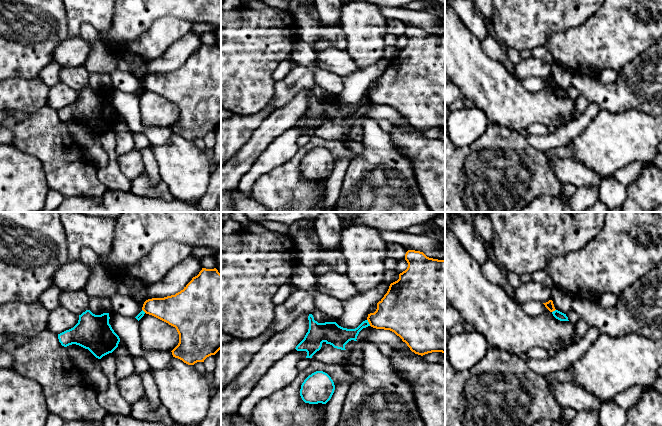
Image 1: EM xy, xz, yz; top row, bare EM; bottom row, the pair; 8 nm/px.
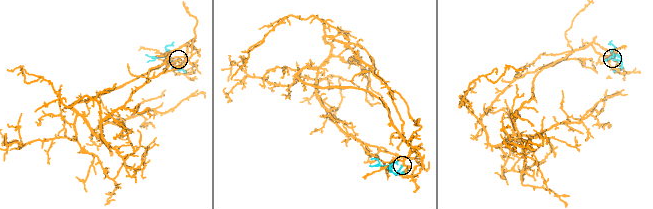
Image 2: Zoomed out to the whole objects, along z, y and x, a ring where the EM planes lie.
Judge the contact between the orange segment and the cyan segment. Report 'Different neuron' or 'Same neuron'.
Different neuron

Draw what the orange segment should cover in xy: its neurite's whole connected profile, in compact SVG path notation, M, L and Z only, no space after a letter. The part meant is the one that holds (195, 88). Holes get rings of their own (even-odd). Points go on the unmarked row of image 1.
M202 44L183 66L164 74L148 75L142 86L176 104L179 119L171 128L188 141L204 138L221 125L221 50L216 44Z

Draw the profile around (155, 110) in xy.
M146 89L139 96L139 107L145 126L172 127L179 119L175 103Z

